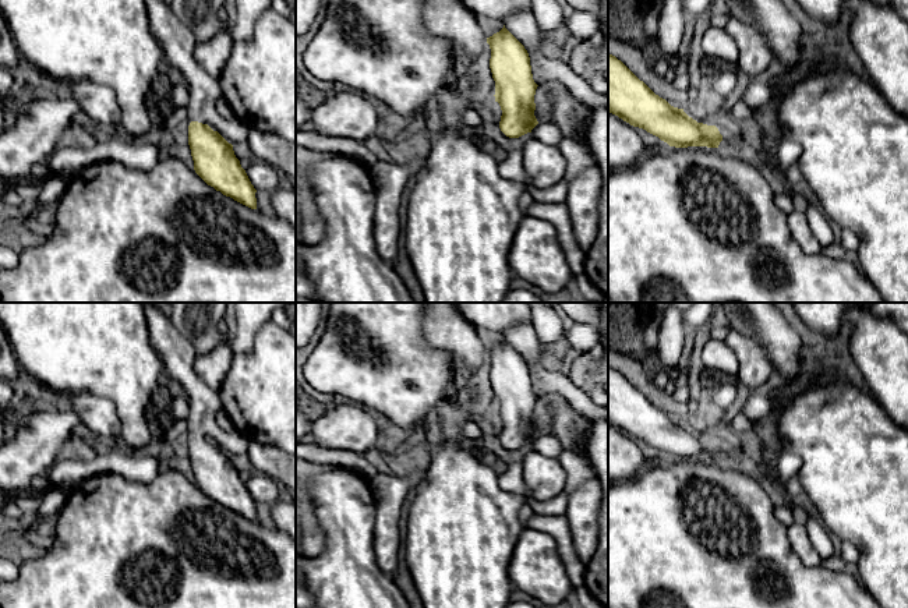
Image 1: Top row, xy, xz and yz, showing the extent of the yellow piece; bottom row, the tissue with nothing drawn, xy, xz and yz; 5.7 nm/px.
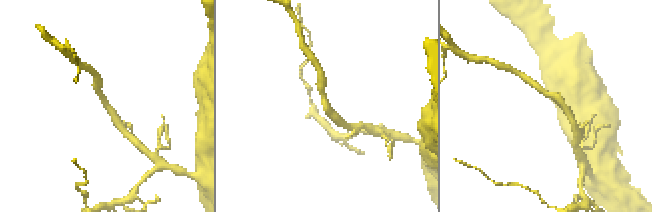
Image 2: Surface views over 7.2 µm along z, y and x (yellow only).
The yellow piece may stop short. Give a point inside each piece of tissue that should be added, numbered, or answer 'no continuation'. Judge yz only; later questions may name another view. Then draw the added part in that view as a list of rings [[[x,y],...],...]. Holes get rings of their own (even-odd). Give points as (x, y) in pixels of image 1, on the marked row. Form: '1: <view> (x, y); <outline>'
no continuation

